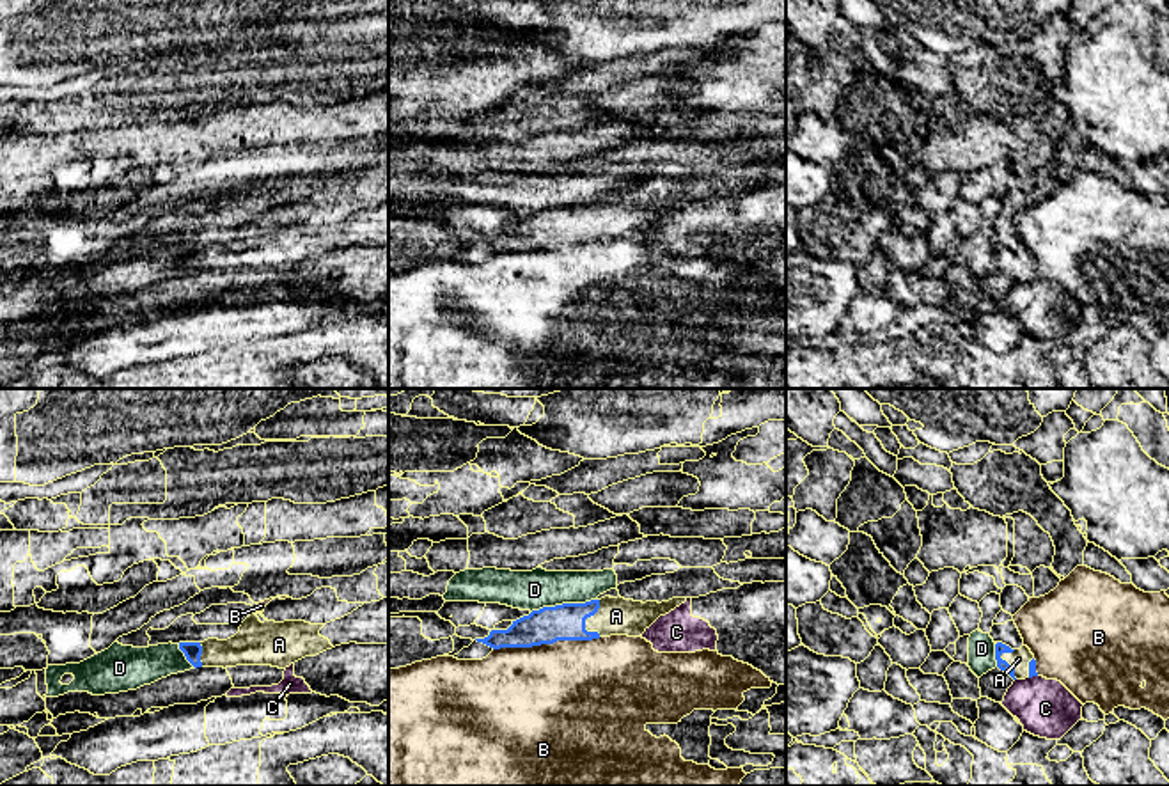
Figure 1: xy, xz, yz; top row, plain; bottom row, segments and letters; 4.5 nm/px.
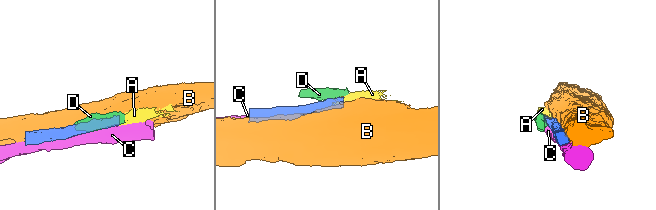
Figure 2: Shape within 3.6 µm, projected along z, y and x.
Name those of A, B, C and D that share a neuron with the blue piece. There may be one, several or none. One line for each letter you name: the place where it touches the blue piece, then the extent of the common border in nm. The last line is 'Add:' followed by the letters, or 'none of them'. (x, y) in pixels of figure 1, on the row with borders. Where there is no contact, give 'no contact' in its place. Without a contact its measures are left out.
A: contact xz (584, 621); length 170 nm
Add: A

